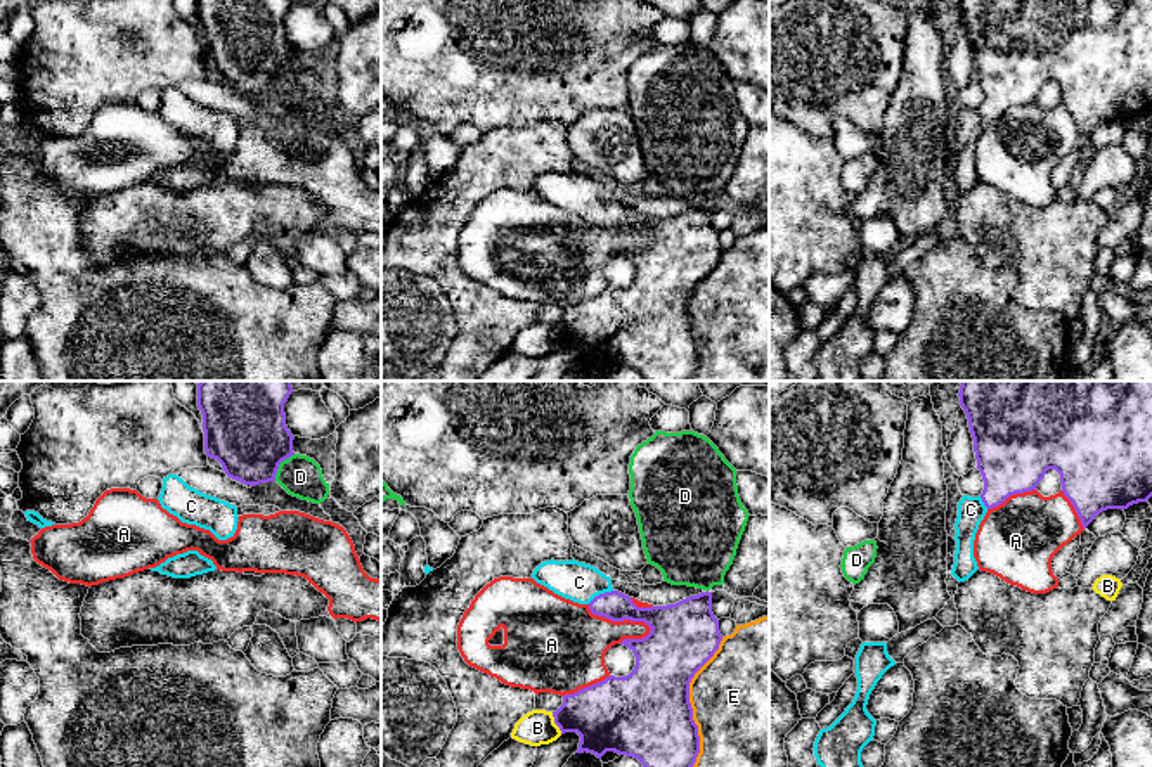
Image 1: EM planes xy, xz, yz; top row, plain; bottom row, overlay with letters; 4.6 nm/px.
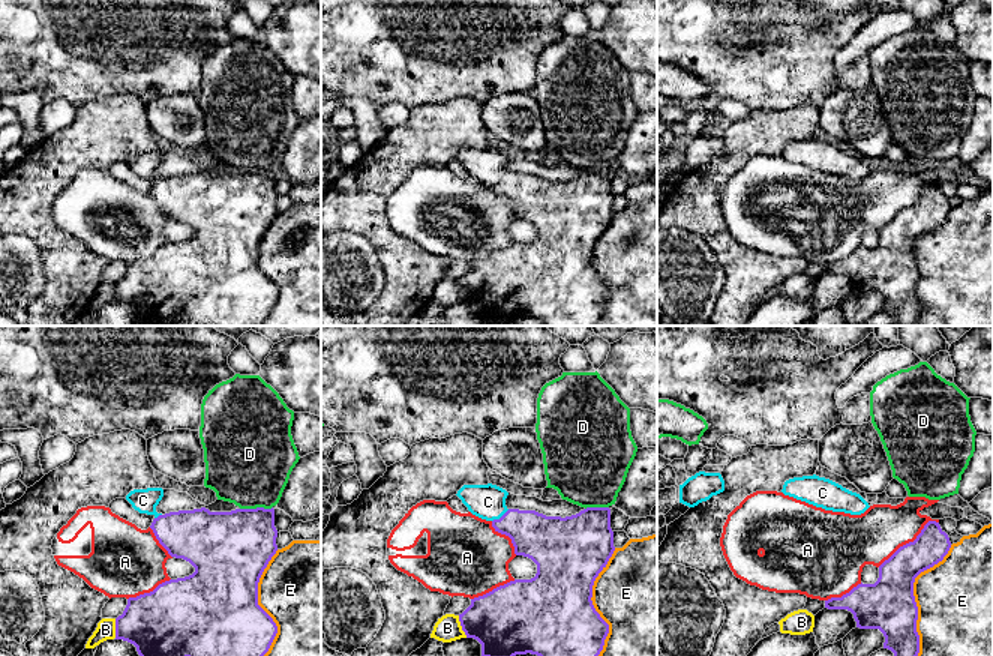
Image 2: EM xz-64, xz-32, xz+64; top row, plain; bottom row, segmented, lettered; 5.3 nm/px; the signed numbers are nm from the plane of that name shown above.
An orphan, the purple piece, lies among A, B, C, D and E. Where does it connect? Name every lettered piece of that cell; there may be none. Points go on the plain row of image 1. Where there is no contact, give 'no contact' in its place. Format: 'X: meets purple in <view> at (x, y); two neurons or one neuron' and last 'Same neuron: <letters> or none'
A: meets purple in xz at (619, 232); two neurons
B: meets purple in xz at (555, 335); two neurons
C: meets purple in xz at (600, 206); one neuron
D: meets purple in xy at (279, 75); two neurons
E: meets purple in xz at (690, 315); two neurons
Same neuron: C

